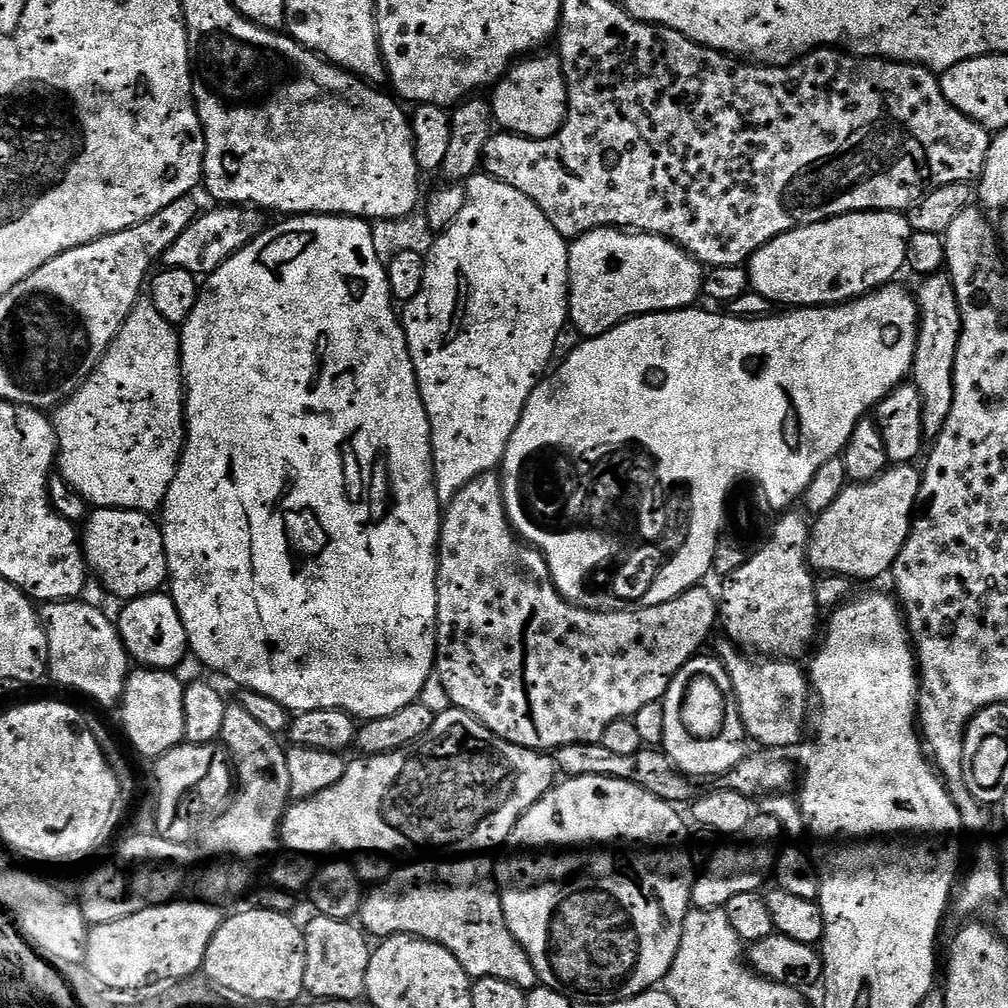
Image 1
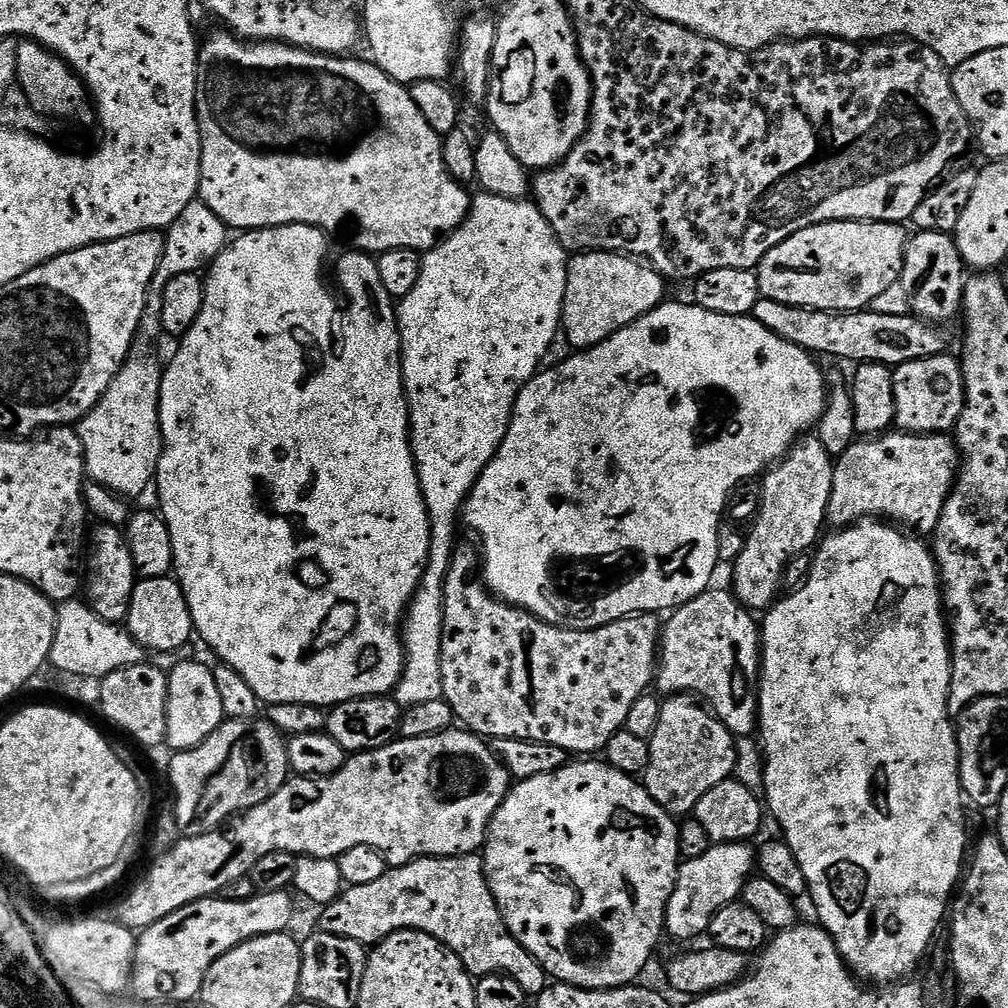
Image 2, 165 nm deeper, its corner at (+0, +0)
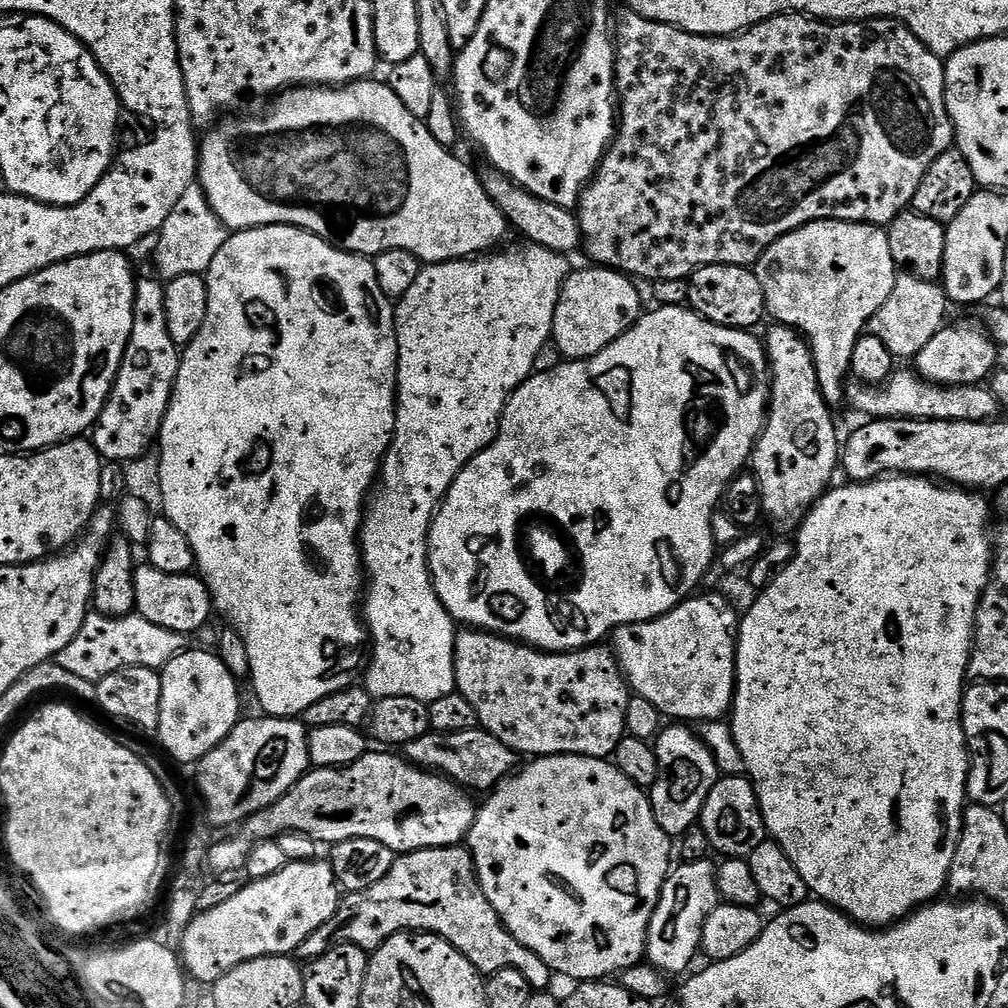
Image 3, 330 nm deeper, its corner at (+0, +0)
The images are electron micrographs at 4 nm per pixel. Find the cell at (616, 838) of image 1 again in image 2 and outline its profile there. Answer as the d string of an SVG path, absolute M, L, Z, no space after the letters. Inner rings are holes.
M584 758L581 764L569 762L550 774L538 774L529 780L521 780L509 791L498 806L494 818L488 823L488 834L482 849L484 873L490 890L498 902L498 910L510 930L510 934L539 962L553 981L572 984L576 988L590 988L602 992L606 988L622 988L631 985L648 964L660 935L665 935L664 915L676 885L676 873L680 871L682 857L678 850L678 824L671 814L644 788L639 779L614 770L606 762L596 758Z

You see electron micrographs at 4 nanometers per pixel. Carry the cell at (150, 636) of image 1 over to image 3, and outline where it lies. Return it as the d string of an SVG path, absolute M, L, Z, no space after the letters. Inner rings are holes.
M151 566L135 569L134 594L136 595L135 611L146 622L154 622L154 626L162 626L166 630L174 630L185 634L199 633L209 623L208 615L213 615L212 596L208 587L199 575L162 574L162 570Z

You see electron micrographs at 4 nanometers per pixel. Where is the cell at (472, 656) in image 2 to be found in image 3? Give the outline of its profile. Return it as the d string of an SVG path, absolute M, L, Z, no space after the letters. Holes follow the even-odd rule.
M471 626L465 627L456 633L456 645L454 646L454 670L456 671L456 691L474 706L474 714L478 714L478 725L485 732L494 734L498 742L513 748L517 754L528 755L528 758L542 756L593 756L599 760L611 757L616 751L618 742L624 739L626 733L626 706L630 689L627 680L620 672L620 663L612 655L612 649L608 646L589 646L567 652L541 652L539 648L520 643L519 640L509 640L506 636L498 636L490 632L481 632Z

